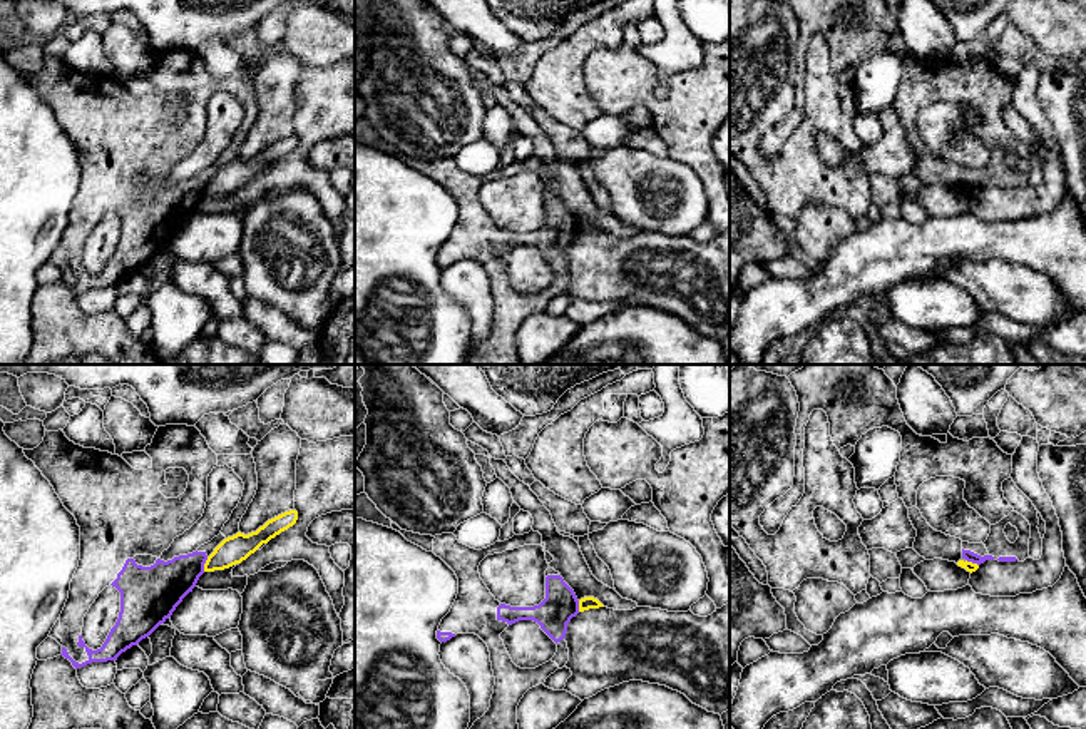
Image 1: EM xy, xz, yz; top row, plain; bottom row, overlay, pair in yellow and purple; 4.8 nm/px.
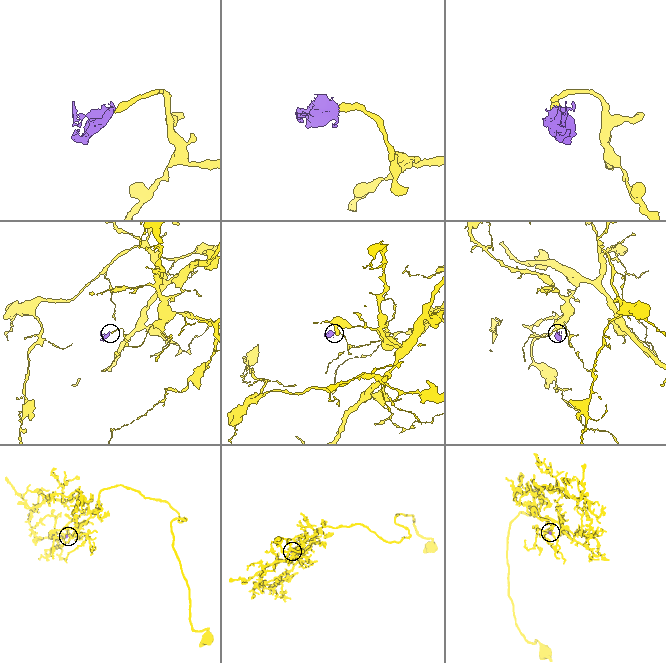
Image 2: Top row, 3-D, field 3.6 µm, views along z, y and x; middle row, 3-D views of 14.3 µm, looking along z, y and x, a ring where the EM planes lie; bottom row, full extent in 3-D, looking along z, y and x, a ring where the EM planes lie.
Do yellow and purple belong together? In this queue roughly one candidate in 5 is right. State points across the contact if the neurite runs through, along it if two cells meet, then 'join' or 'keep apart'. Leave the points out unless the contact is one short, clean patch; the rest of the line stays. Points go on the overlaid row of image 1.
along xy (208, 557), (203, 570) | keep apart

